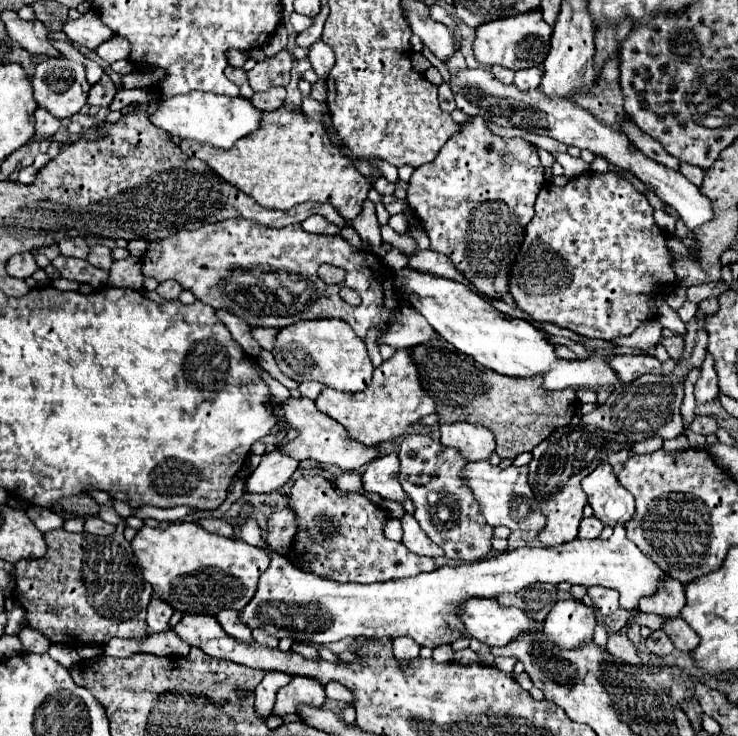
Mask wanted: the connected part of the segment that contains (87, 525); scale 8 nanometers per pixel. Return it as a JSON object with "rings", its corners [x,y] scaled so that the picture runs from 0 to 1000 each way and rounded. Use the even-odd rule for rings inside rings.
{"rings":[[[117,704],[117,709],[114,709],[114,723],[119,723],[119,726],[138,726],[138,728],[146,728],[146,726],[152,726],[157,720],[157,715],[152,715],[152,712],[146,712],[146,709],[141,709],[138,704]]]}

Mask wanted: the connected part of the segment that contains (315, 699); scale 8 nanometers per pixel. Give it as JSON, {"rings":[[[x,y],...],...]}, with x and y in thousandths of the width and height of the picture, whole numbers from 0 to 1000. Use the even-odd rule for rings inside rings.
{"rings":[[[398,918],[390,932],[377,938],[374,957],[371,957],[371,970],[374,973],[401,970],[404,959],[409,959],[409,957],[436,959],[439,948],[442,948],[442,943],[439,943],[436,929],[425,927],[423,921],[404,921],[404,918]]]}

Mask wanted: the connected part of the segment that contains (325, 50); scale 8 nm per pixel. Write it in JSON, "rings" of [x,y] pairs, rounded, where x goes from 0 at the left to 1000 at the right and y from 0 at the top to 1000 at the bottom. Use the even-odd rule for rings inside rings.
{"rings":[[[428,57],[425,63],[420,63],[417,82],[423,87],[423,95],[431,101],[431,106],[442,109],[442,103],[447,101],[453,90],[453,71],[439,57]]]}

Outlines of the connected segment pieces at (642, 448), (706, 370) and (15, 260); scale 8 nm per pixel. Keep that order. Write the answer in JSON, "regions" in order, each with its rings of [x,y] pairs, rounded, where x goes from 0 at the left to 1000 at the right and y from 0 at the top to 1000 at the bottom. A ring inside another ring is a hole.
{"regions":[[[[886,592],[886,595],[878,595],[878,598],[858,603],[854,611],[862,617],[878,617],[897,609],[898,601],[897,595]]],[[[959,481],[954,495],[951,495],[951,511],[946,514],[943,524],[940,524],[940,538],[943,538],[943,549],[959,549],[962,543],[973,541],[976,527],[973,527],[973,514],[970,514],[970,503],[967,503],[967,486]]],[[[33,342],[33,345],[19,345],[11,356],[8,356],[8,370],[16,378],[38,378],[49,370],[49,356],[43,342]]]]}

